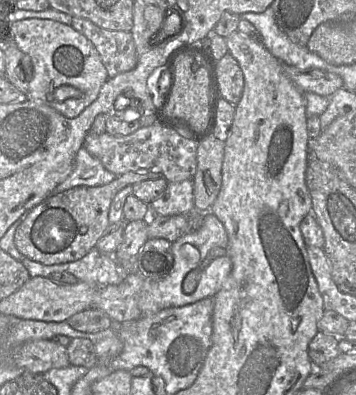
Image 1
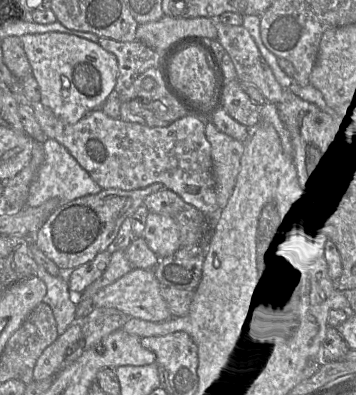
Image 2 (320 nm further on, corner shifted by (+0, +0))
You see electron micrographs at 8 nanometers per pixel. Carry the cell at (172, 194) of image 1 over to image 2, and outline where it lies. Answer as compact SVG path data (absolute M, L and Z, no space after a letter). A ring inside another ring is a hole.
M149 211L142 237L159 259L172 255L181 247L178 225L165 214Z

